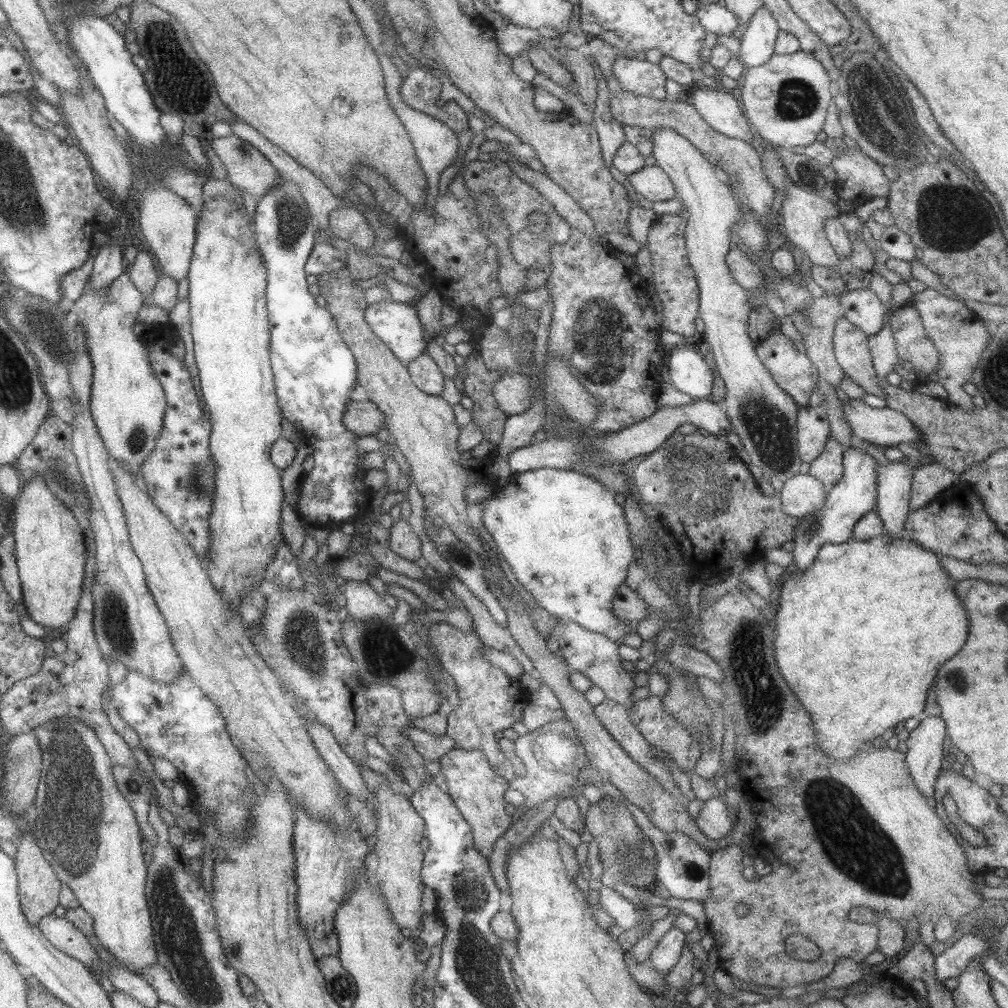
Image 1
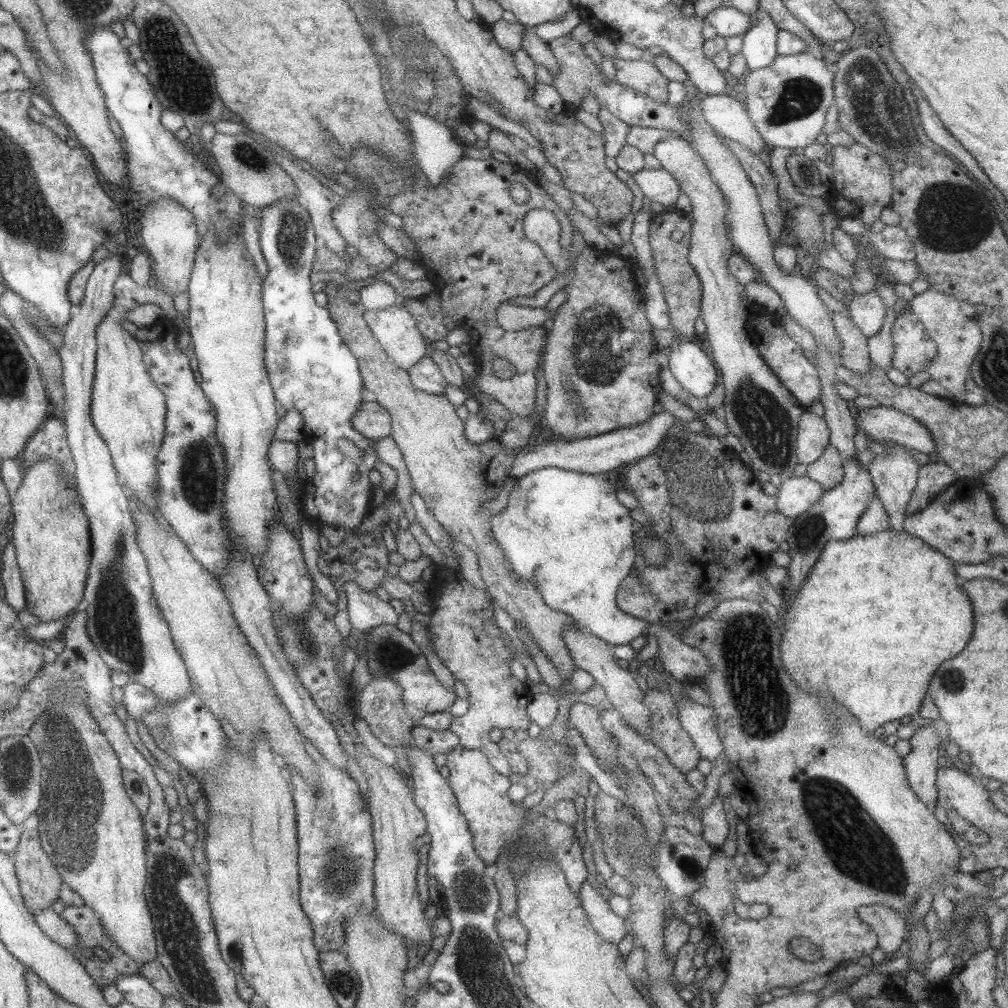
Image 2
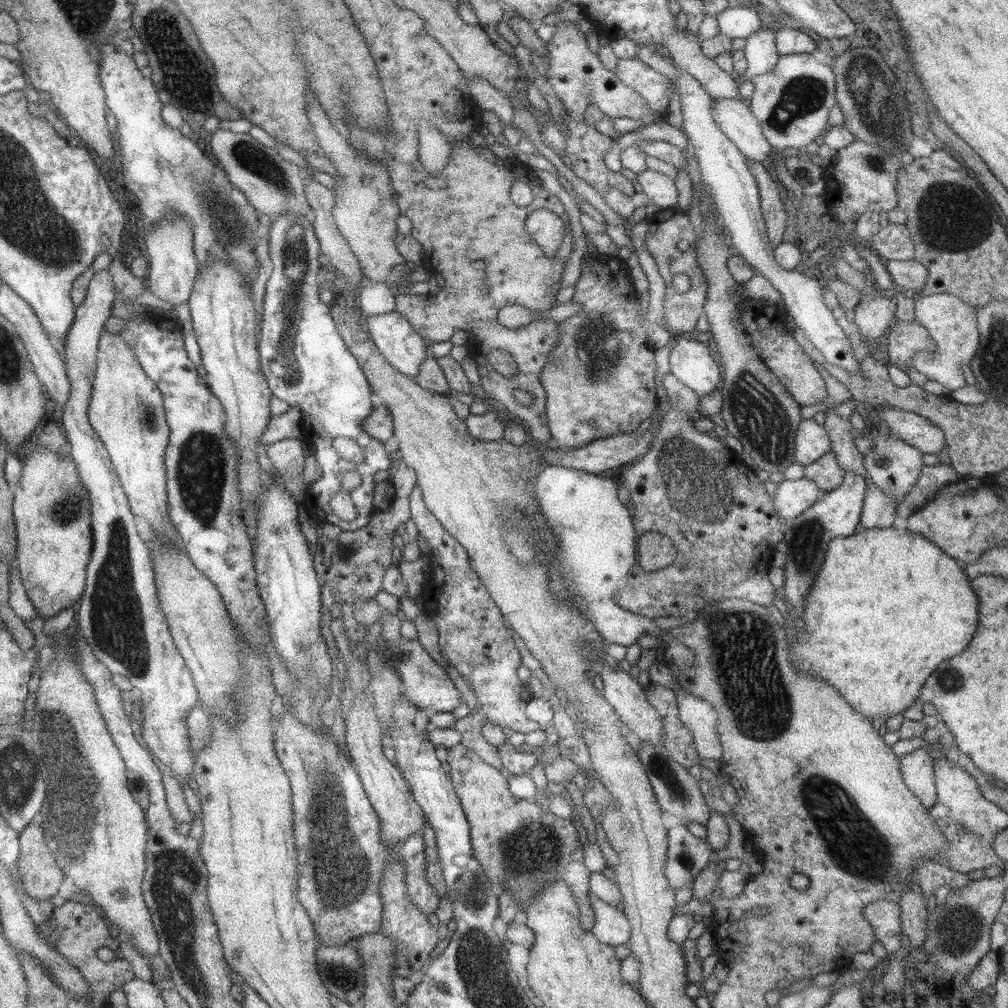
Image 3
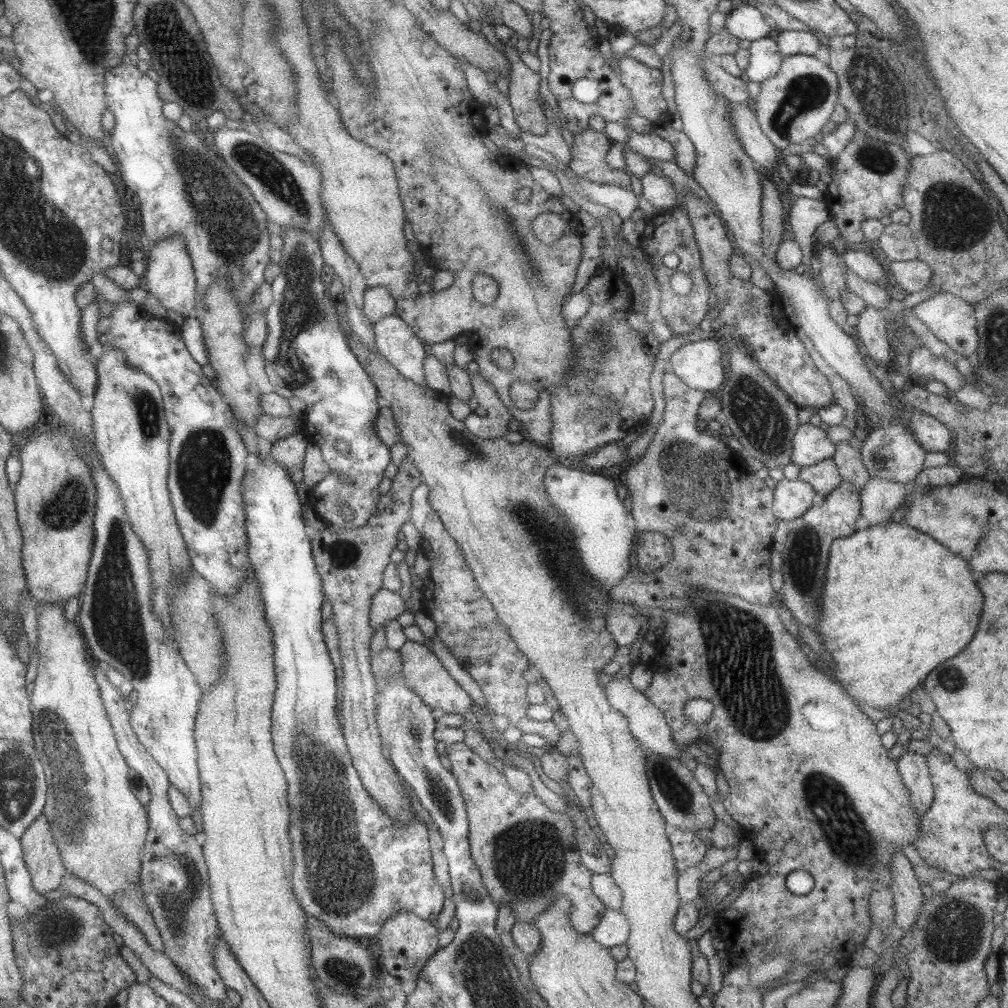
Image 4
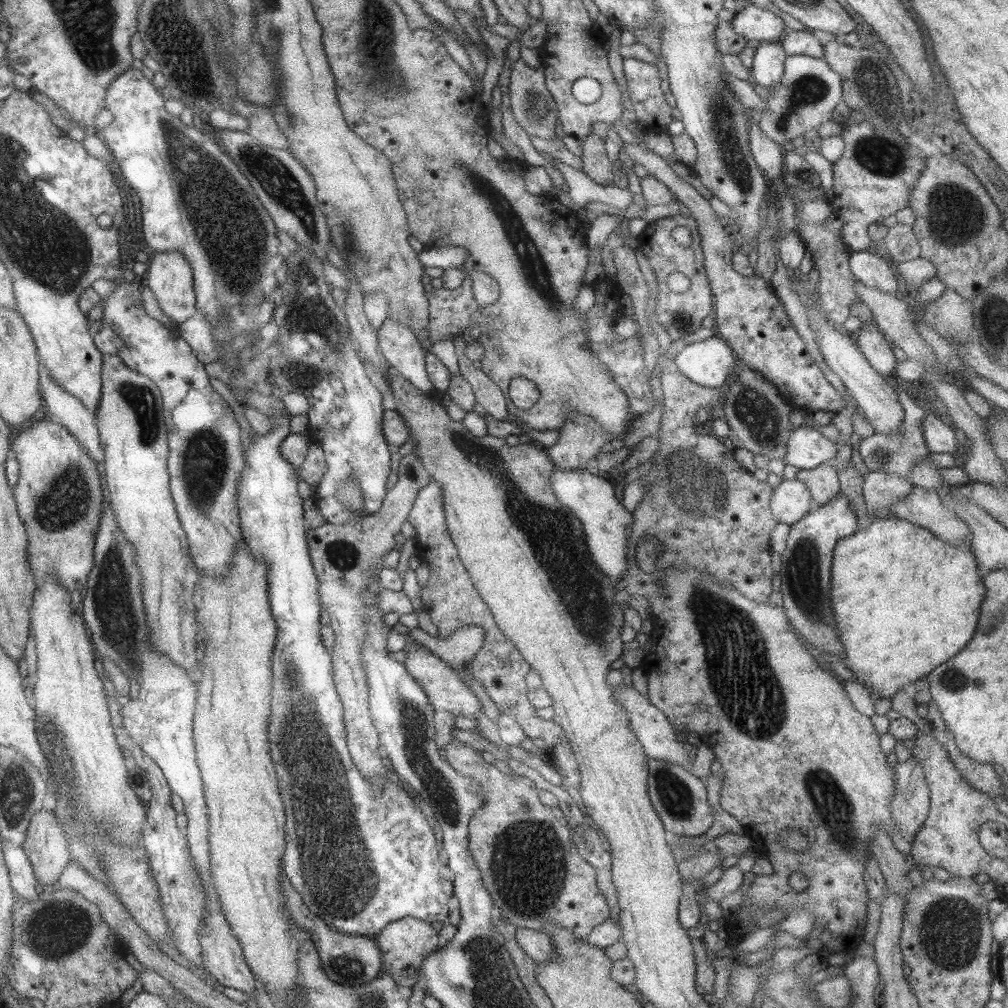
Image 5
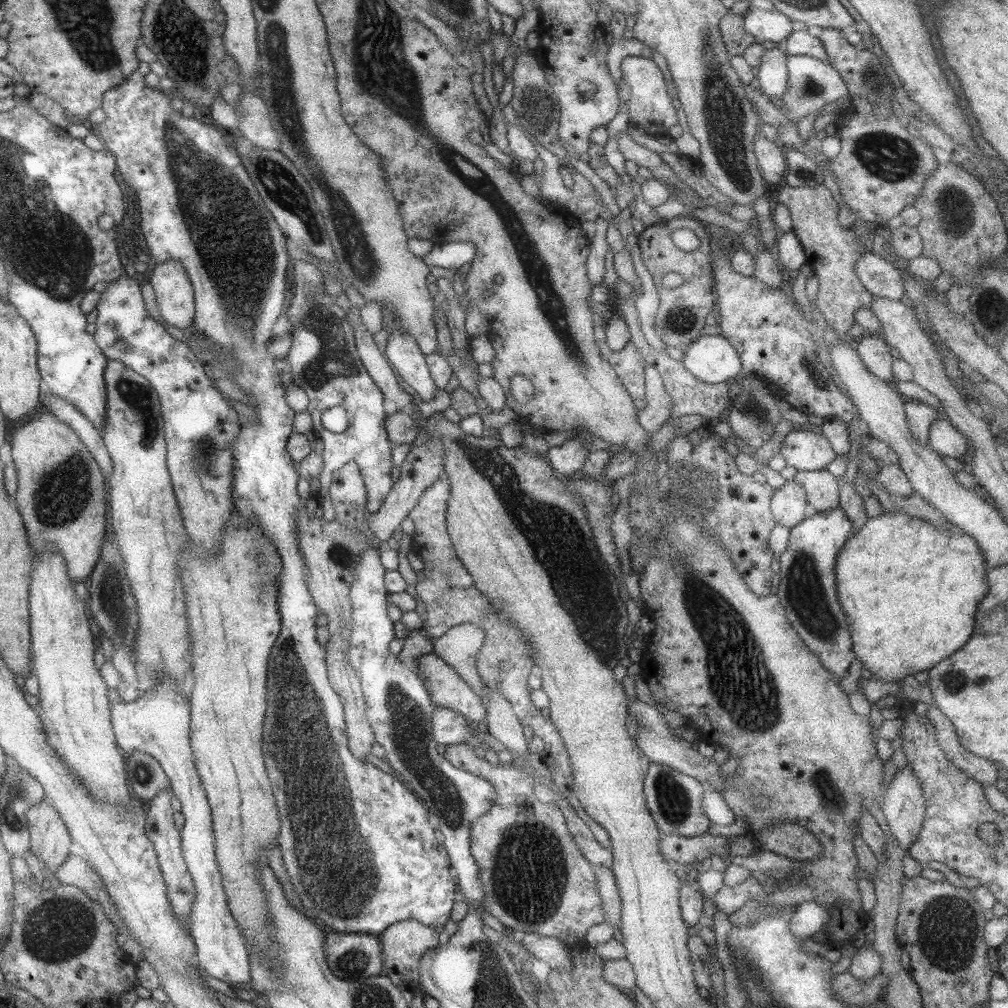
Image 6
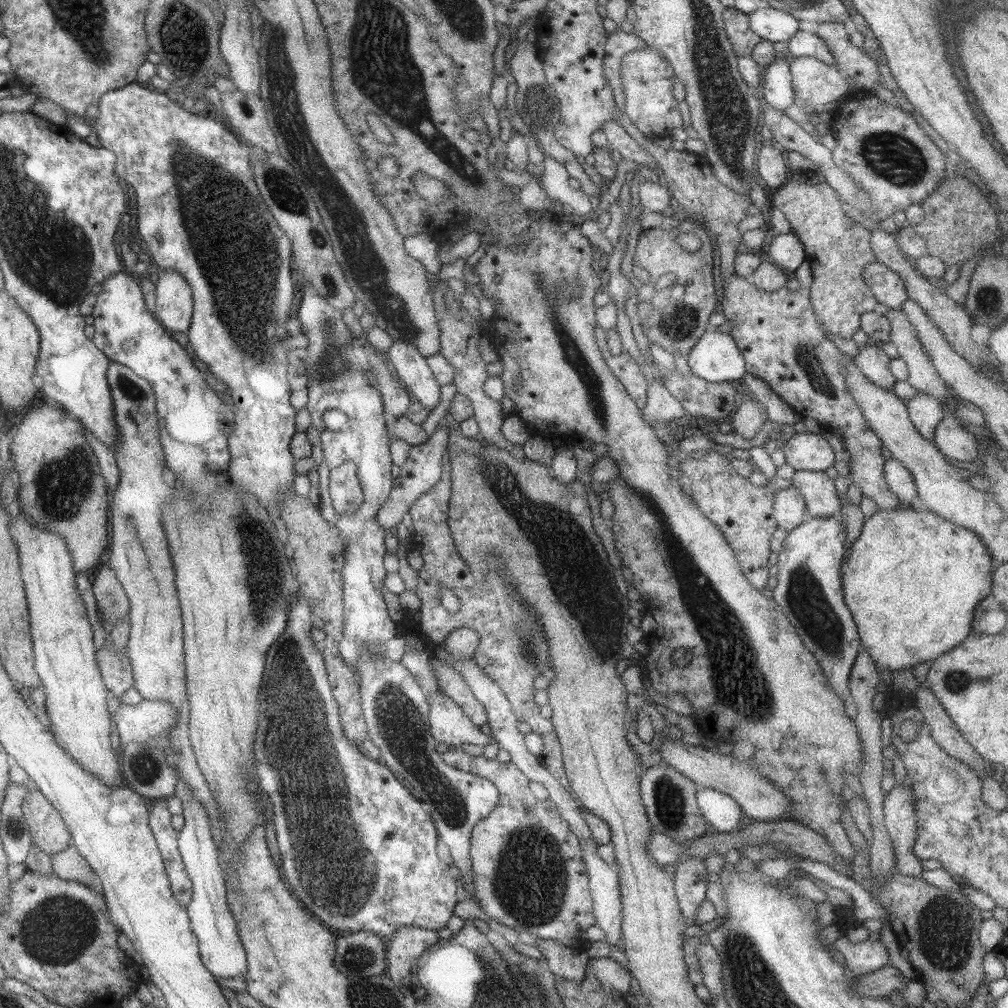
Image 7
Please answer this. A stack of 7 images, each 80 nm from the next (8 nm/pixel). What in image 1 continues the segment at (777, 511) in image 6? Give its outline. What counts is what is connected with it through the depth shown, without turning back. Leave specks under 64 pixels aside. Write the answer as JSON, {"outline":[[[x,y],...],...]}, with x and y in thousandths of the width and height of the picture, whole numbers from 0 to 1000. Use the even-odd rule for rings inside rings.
{"outline":[[[791,469],[778,478],[772,490],[779,510],[795,514],[810,506],[814,506],[822,483],[818,483],[808,472],[801,469]]]}

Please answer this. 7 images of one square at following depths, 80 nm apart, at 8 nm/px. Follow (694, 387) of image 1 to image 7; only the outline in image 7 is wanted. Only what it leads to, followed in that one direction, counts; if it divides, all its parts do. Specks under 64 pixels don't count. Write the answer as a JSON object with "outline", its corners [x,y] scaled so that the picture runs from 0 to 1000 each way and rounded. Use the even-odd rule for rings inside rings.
{"outline":[[[704,326],[693,335],[680,354],[681,366],[700,379],[719,379],[736,375],[739,361],[724,331]]]}

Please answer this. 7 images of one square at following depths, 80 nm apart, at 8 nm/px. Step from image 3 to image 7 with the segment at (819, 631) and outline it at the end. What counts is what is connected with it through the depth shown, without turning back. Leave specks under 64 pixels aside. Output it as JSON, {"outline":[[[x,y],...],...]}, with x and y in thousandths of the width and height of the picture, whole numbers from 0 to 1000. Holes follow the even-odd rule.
{"outline":[[[915,501],[912,503],[886,504],[884,506],[871,505],[862,514],[857,515],[853,529],[843,540],[833,562],[836,596],[843,605],[846,617],[849,617],[853,643],[855,641],[859,645],[871,667],[881,665],[884,668],[893,663],[902,663],[915,657],[926,657],[936,647],[939,647],[945,641],[953,639],[957,635],[957,631],[961,629],[963,615],[965,615],[965,605],[967,605],[969,597],[975,595],[982,588],[985,565],[983,552],[974,536],[971,536],[971,533],[966,528],[930,512]]]}

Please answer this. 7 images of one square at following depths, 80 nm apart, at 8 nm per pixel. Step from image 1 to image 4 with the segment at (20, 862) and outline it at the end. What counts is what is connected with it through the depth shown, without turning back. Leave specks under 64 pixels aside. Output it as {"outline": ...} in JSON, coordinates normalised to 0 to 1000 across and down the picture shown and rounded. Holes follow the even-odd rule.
{"outline":[[[43,808],[37,810],[20,831],[22,850],[25,862],[31,870],[31,882],[44,888],[51,883],[59,882],[61,872],[65,866],[61,856],[53,830]]]}

